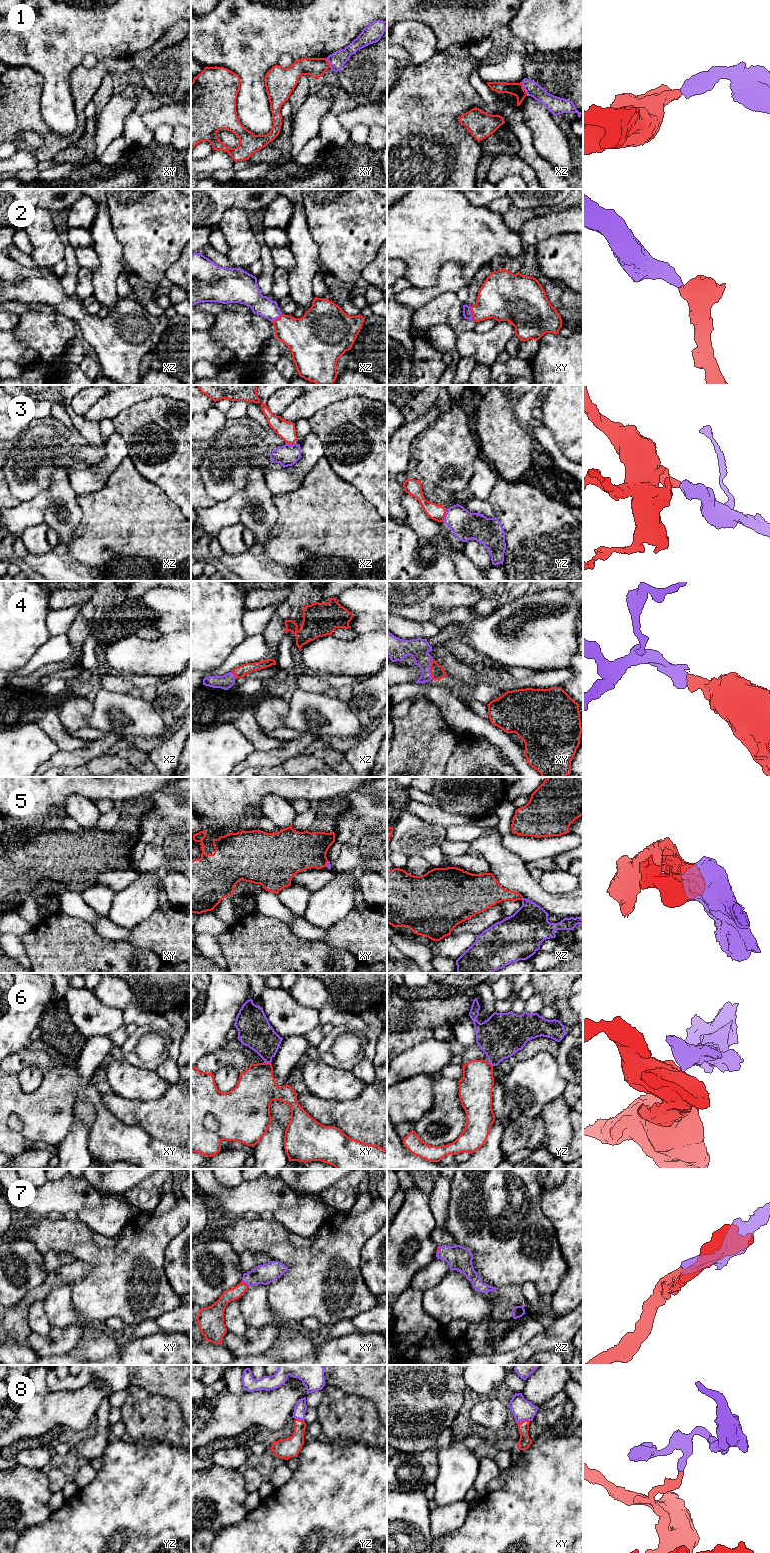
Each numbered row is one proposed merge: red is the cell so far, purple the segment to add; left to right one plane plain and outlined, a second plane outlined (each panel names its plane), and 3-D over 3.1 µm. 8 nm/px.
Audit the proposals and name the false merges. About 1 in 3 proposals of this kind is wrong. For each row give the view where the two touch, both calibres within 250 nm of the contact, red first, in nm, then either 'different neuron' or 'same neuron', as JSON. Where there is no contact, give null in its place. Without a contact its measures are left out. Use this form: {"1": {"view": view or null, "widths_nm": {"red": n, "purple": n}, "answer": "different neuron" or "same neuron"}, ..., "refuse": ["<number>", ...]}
{"1": {"view": "xz", "widths_nm": {"red": 110, "purple": 120}, "answer": "different neuron"}, "2": {"view": "xy", "widths_nm": {"red": 320, "purple": 70}, "answer": "same neuron"}, "3": {"view": "yz", "widths_nm": {"red": 130, "purple": 220}, "answer": "same neuron"}, "4": {"view": "xy", "widths_nm": {"red": 110, "purple": 160}, "answer": "same neuron"}, "5": {"view": "xy", "widths_nm": {"red": 320, "purple": 40}, "answer": "different neuron"}, "6": {"view": "xy", "widths_nm": {"red": 320, "purple": 240}, "answer": "different neuron"}, "7": {"view": "xy", "widths_nm": {"red": 100, "purple": 160}, "answer": "same neuron"}, "8": {"view": "xy", "widths_nm": {"red": 100, "purple": 160}, "answer": "same neuron"}, "refuse": ["1", "5", "6"]}

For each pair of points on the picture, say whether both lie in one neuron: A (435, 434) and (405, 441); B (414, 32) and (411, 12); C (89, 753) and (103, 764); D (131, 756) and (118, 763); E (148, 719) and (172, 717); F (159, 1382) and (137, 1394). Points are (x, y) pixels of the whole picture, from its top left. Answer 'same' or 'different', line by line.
A: different
B: different
C: different
D: different
E: different
F: different

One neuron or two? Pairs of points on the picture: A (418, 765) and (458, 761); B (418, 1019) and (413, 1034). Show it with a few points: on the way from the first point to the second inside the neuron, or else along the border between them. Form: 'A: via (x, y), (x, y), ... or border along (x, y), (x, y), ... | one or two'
A: border along (457, 740), (455, 750), (446, 766) | two
B: border along (432, 1029), (411, 1028), (397, 1032) | two

